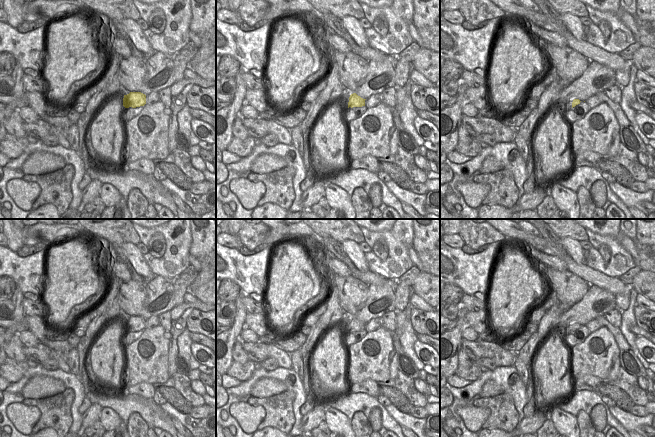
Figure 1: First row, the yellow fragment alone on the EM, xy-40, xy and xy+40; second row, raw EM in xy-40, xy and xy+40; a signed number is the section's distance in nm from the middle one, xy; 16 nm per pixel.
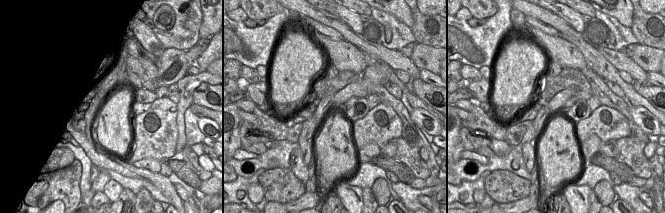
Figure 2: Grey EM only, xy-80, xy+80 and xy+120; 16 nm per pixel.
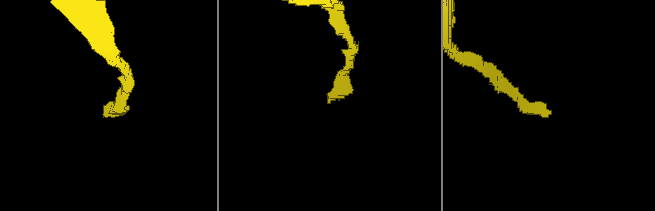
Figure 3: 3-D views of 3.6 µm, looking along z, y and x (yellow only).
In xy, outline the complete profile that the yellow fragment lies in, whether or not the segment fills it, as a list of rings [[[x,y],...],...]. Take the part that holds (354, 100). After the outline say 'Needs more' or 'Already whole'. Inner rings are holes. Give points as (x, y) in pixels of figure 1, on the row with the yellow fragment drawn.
[[[353,93],[350,95],[348,100],[345,100],[344,102],[341,102],[341,110],[346,110],[349,107],[362,107],[365,106],[365,100],[361,98],[359,95],[356,93]]]. Needs more

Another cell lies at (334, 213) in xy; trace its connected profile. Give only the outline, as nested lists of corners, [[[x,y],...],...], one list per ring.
[[[331,208],[324,219],[347,219],[347,216],[343,210]]]

